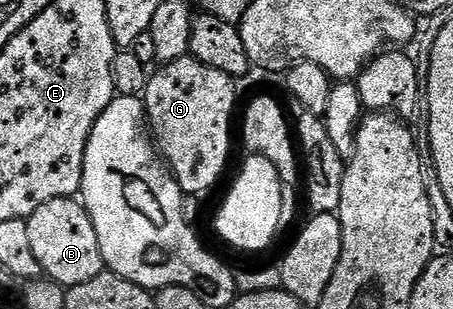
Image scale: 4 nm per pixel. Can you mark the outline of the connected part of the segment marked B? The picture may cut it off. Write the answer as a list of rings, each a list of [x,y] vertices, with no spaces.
[[[58,198],[46,202],[46,206],[38,206],[38,210],[34,210],[27,222],[30,226],[30,247],[34,249],[34,258],[38,258],[40,271],[47,279],[70,289],[82,282],[90,282],[90,278],[98,278],[98,274],[105,271],[102,250],[98,246],[98,234],[94,234],[94,222],[90,222],[90,214],[79,199]]]

